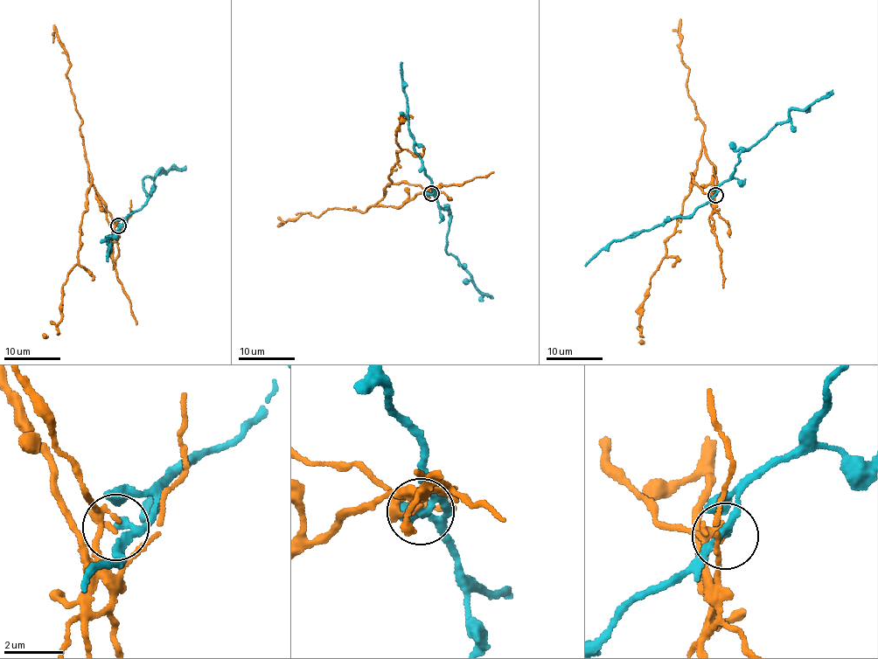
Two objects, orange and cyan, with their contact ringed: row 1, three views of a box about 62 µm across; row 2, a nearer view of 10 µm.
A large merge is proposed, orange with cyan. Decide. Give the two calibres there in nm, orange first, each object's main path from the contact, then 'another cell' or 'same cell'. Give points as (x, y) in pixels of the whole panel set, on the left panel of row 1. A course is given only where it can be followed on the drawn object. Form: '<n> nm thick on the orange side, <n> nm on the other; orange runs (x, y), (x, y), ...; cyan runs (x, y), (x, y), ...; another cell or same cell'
200 nm thick on the orange side, 200 nm on the other; orange runs (116, 225), (111, 227), (96, 198), (88, 168), (80, 246), (62, 287), (62, 321), (56, 334), (42, 334); cyan runs (118, 225), (146, 204), (145, 177), (153, 178), (161, 169), (167, 173), (185, 166); another cell

